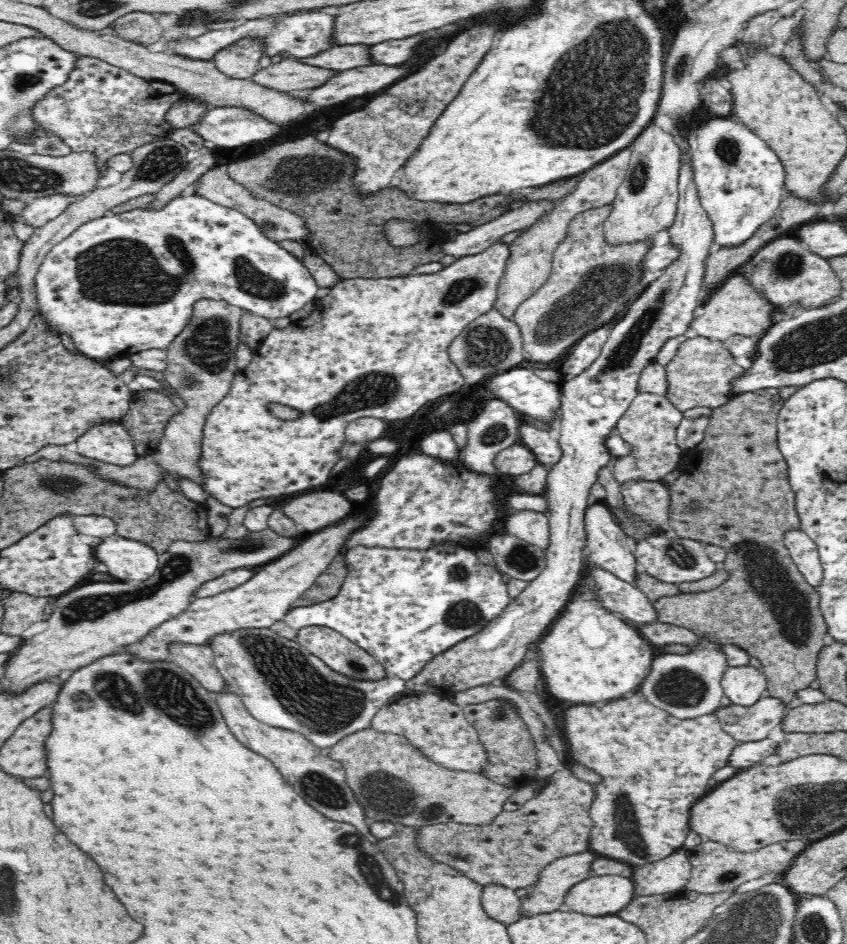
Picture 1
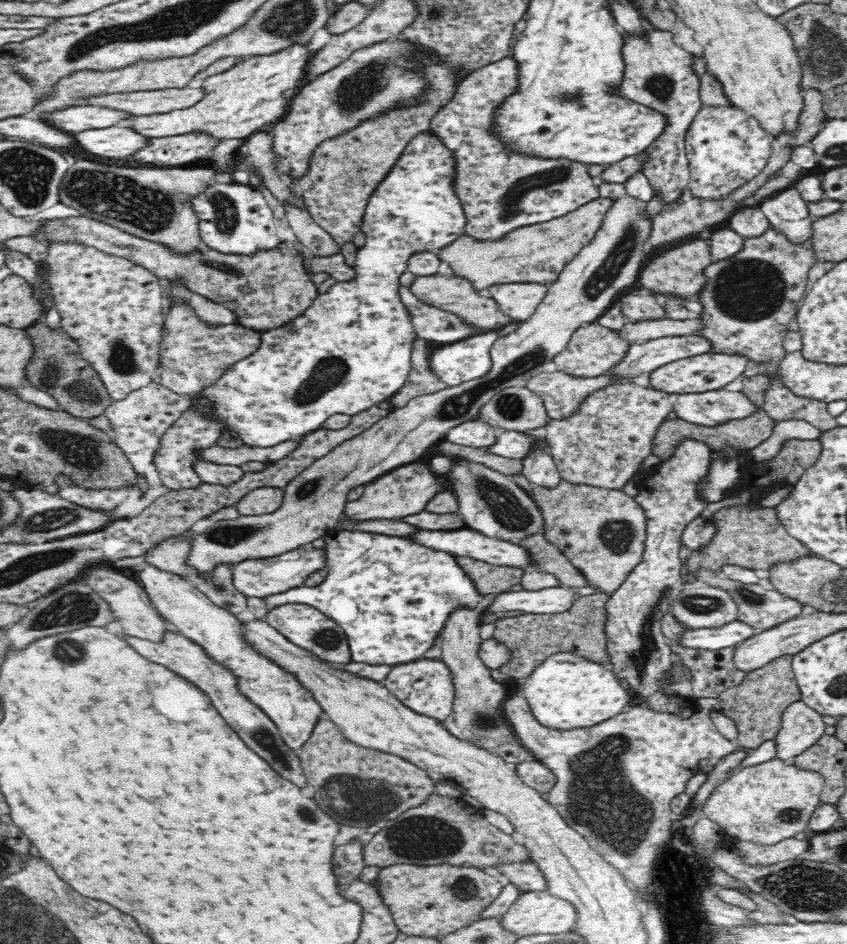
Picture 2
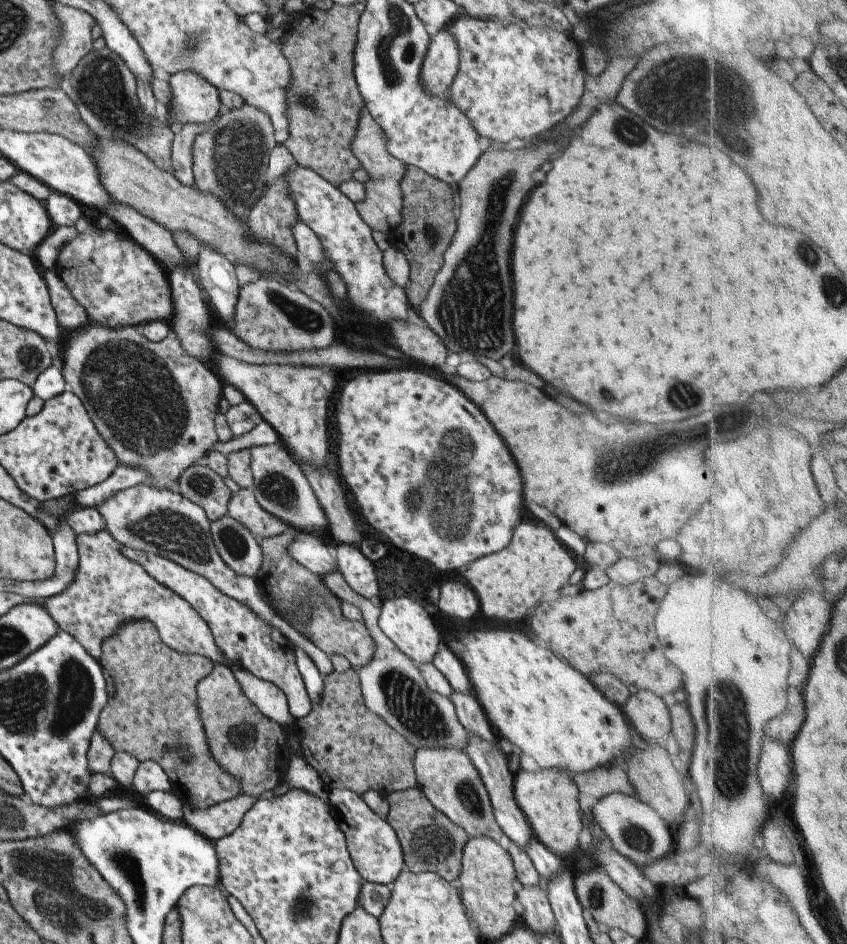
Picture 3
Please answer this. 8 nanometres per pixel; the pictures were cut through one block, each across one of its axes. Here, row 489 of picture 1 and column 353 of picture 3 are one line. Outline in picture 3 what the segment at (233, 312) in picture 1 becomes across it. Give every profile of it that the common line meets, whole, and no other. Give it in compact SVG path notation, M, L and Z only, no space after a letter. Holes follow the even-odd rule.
M367 109L362 110L362 114L360 114L356 136L351 145L351 151L360 160L360 166L372 172L370 180L365 184L366 198L364 198L364 202L355 203L356 210L360 213L360 218L369 224L373 231L388 233L402 222L401 180L406 174L406 164L388 152L386 134Z

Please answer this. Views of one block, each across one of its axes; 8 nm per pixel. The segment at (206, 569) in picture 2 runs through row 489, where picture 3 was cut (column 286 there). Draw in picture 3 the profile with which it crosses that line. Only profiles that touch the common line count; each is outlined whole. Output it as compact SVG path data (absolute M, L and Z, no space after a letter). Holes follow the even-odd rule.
M261 277L239 290L234 320L228 324L238 340L264 352L304 352L334 342L336 320L313 298L278 279Z

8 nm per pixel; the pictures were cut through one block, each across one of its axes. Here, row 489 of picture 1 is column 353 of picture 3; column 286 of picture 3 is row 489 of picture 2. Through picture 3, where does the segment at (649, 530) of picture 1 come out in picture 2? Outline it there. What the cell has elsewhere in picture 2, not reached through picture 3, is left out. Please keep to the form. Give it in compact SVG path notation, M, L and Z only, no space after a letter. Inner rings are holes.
M564 479L560 480L560 484L554 488L534 485L529 495L542 511L543 535L546 540L564 553L585 577L587 584L598 589L598 593L613 594L625 582L629 573L643 560L647 518L644 509L633 496L627 495L622 490L572 484Z

